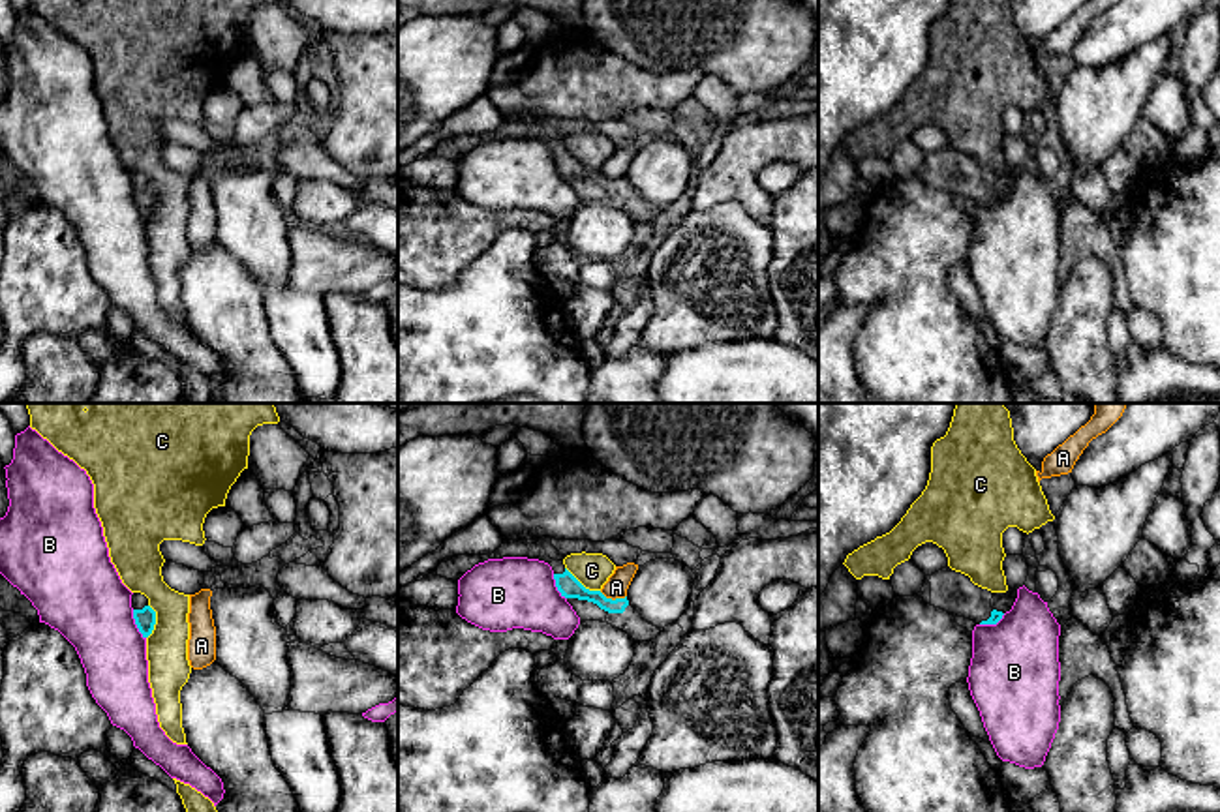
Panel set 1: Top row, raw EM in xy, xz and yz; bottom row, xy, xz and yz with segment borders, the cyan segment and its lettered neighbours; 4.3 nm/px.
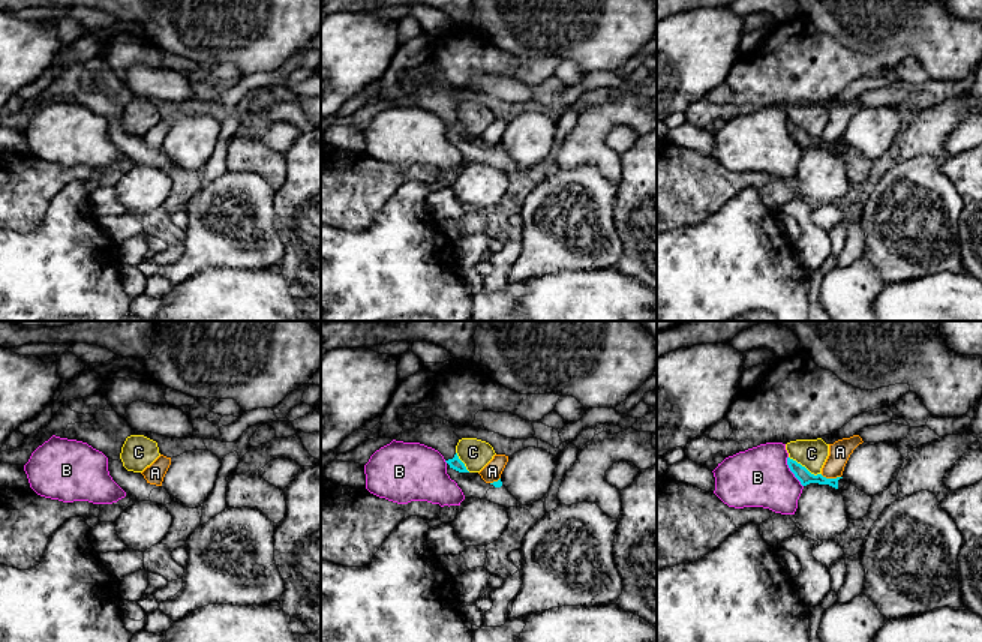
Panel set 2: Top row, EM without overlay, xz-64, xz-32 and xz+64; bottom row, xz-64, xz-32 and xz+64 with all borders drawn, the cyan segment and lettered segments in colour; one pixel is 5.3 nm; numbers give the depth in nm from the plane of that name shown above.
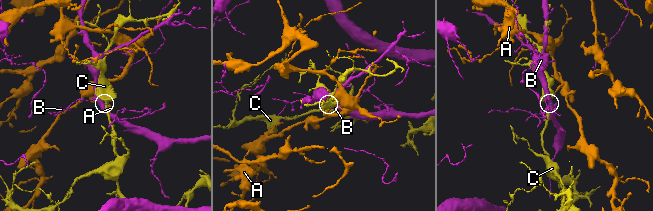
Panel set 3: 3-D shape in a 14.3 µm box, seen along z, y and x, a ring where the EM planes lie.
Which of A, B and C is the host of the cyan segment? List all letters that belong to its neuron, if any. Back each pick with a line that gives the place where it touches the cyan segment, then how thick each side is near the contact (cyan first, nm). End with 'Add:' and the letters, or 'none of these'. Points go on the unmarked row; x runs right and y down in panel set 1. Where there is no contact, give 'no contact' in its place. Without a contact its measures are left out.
Add: none of these

